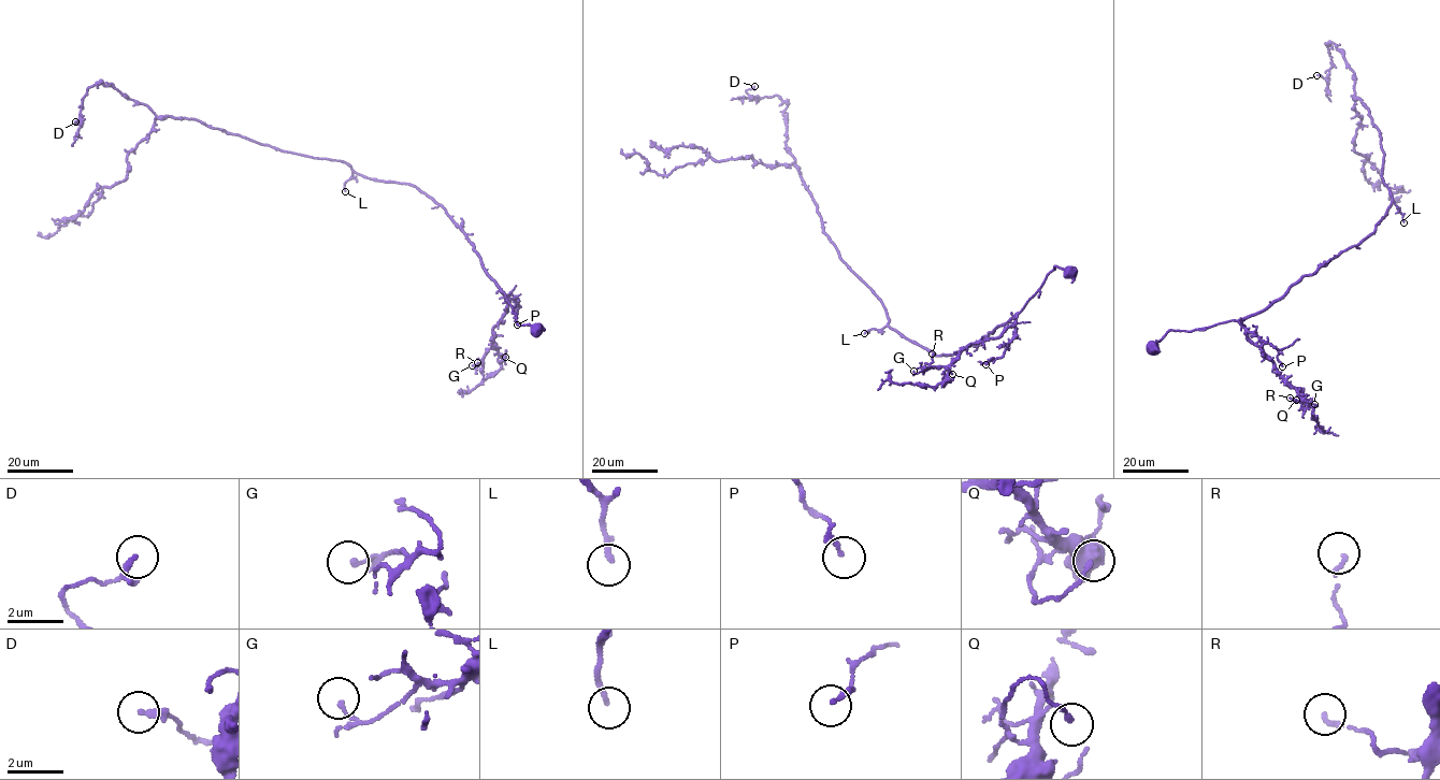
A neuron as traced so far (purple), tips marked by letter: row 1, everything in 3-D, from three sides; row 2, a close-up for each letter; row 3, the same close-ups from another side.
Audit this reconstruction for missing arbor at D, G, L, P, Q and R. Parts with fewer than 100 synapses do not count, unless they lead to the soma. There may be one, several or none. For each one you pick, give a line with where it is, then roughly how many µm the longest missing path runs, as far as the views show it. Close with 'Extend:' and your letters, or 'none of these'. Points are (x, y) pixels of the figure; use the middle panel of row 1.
L: place (864, 333); missing 70 µm
Extend: L

